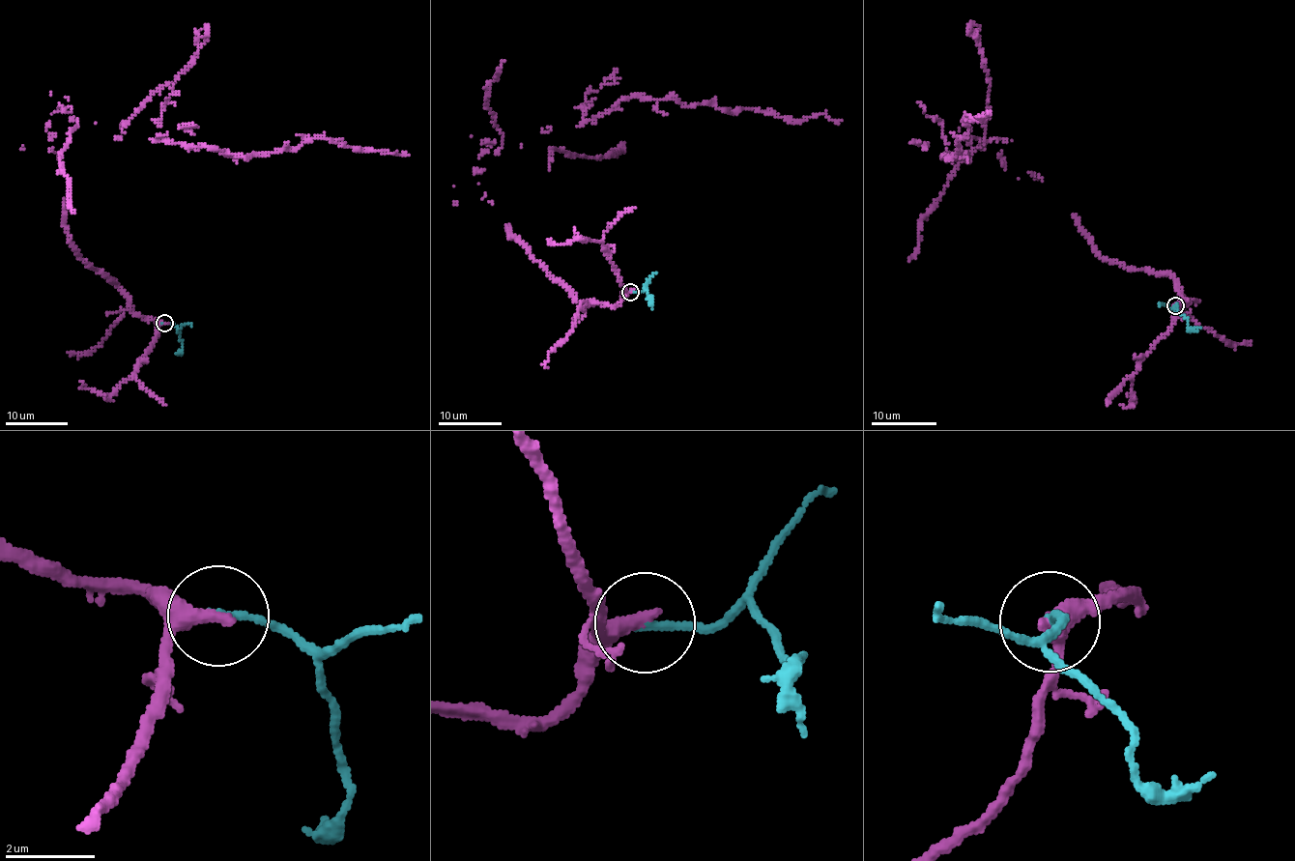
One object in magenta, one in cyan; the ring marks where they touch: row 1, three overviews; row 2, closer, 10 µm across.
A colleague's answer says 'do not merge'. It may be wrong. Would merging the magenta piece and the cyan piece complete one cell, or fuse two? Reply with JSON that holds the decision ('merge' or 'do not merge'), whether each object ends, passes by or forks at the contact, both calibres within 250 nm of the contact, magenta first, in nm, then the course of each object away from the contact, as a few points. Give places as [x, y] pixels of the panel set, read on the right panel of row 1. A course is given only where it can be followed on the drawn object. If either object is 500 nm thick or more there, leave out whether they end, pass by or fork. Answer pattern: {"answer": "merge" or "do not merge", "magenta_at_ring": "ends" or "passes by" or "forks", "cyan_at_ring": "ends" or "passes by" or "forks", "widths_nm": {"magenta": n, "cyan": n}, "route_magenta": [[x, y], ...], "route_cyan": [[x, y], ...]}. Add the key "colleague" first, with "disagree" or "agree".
{"colleague": "disagree", "answer": "merge", "magenta_at_ring": "passes by", "cyan_at_ring": "ends", "widths_nm": {"magenta": 280, "cyan": 190}, "route_magenta": [[1175, 304], [1176, 280], [1107, 260], [985, 142], [943, 157], [966, 116], [988, 114]], "route_cyan": [[1175, 304], [1190, 329], [1200, 327]]}

